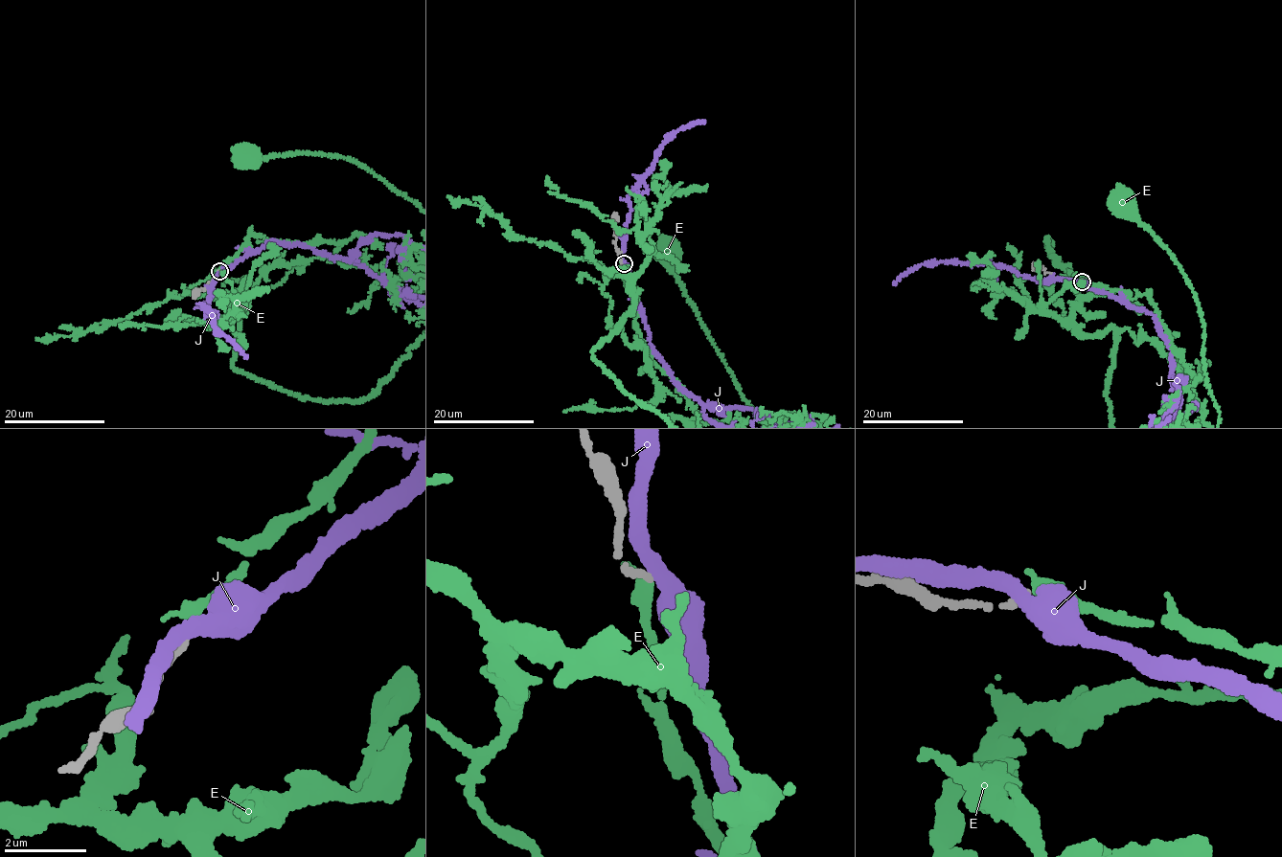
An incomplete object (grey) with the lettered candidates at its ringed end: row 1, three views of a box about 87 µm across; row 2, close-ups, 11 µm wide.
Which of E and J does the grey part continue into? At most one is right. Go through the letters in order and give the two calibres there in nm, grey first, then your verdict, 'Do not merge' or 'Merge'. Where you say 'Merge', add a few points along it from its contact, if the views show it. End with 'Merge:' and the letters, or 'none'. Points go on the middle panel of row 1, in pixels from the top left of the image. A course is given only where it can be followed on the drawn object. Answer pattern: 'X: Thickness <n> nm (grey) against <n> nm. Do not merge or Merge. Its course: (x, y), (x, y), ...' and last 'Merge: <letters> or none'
E: Thickness 150 nm (grey) against 320 nm. Merge
J: Thickness 170 nm (grey) against 360 nm. Do not merge
Merge: E

